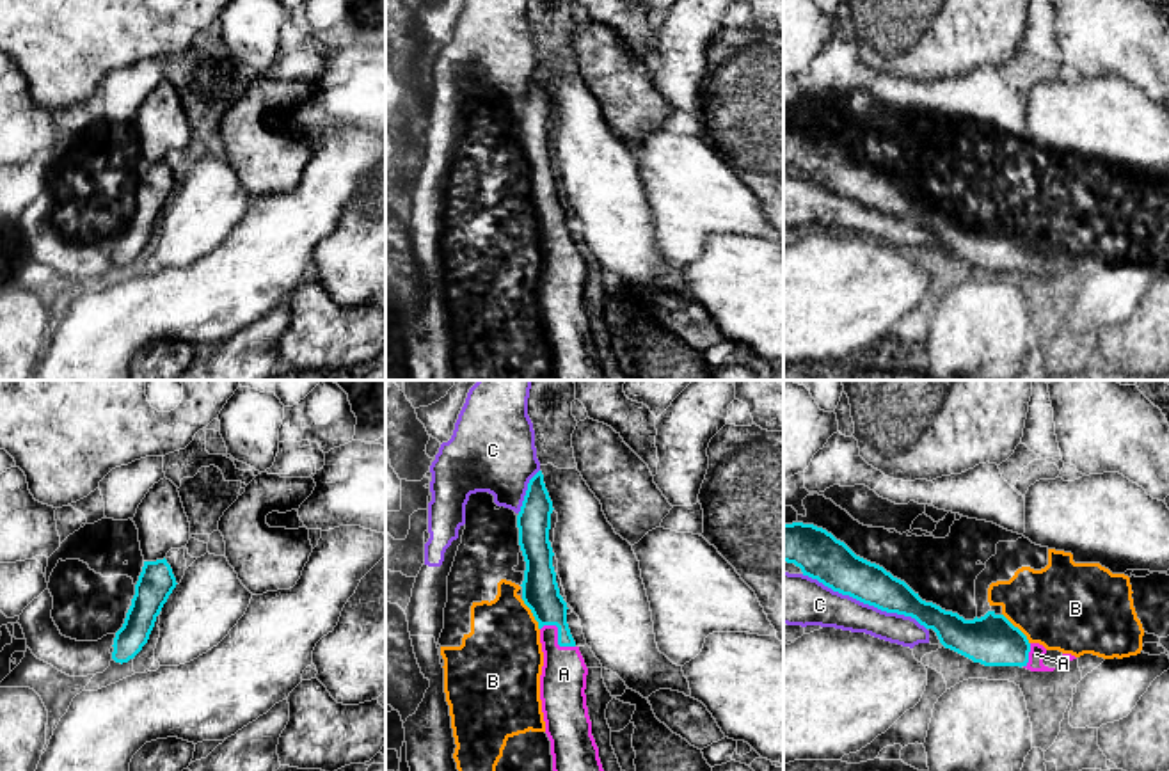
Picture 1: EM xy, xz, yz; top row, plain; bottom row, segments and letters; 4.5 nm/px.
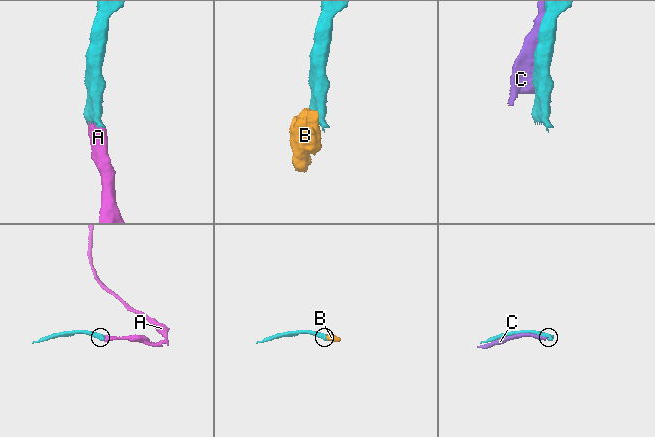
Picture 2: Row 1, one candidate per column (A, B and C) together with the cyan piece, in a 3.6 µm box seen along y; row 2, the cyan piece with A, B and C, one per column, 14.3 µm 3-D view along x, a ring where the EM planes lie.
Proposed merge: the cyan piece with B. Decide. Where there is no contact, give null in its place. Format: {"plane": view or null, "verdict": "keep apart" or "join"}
{"plane": "yz", "verdict": "keep apart"}

